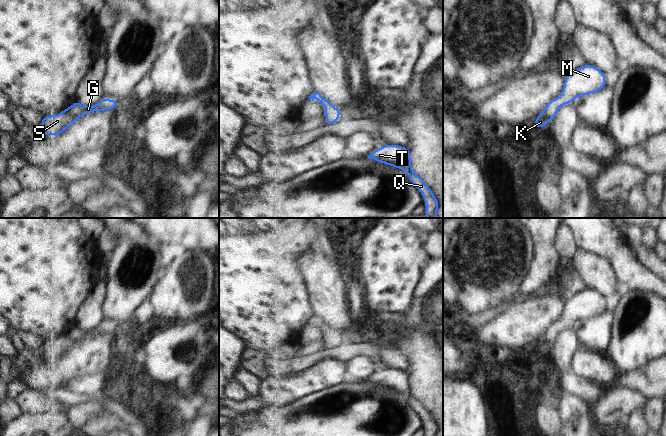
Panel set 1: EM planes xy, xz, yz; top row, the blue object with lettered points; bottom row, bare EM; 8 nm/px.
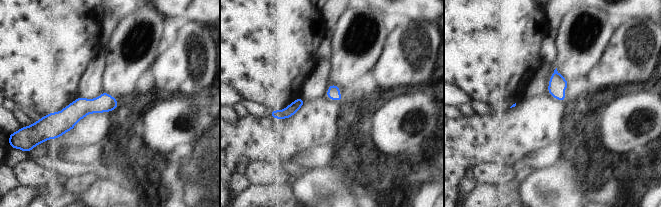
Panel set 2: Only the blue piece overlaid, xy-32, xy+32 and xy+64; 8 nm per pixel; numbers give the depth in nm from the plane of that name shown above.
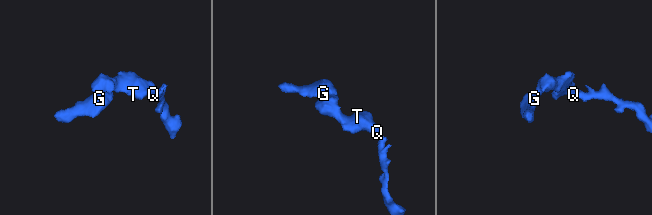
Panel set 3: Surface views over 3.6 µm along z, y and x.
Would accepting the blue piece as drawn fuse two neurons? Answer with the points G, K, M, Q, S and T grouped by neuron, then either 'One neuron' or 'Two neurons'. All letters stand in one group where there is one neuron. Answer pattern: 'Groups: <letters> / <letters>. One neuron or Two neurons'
Groups: G K M Q S T. One neuron

